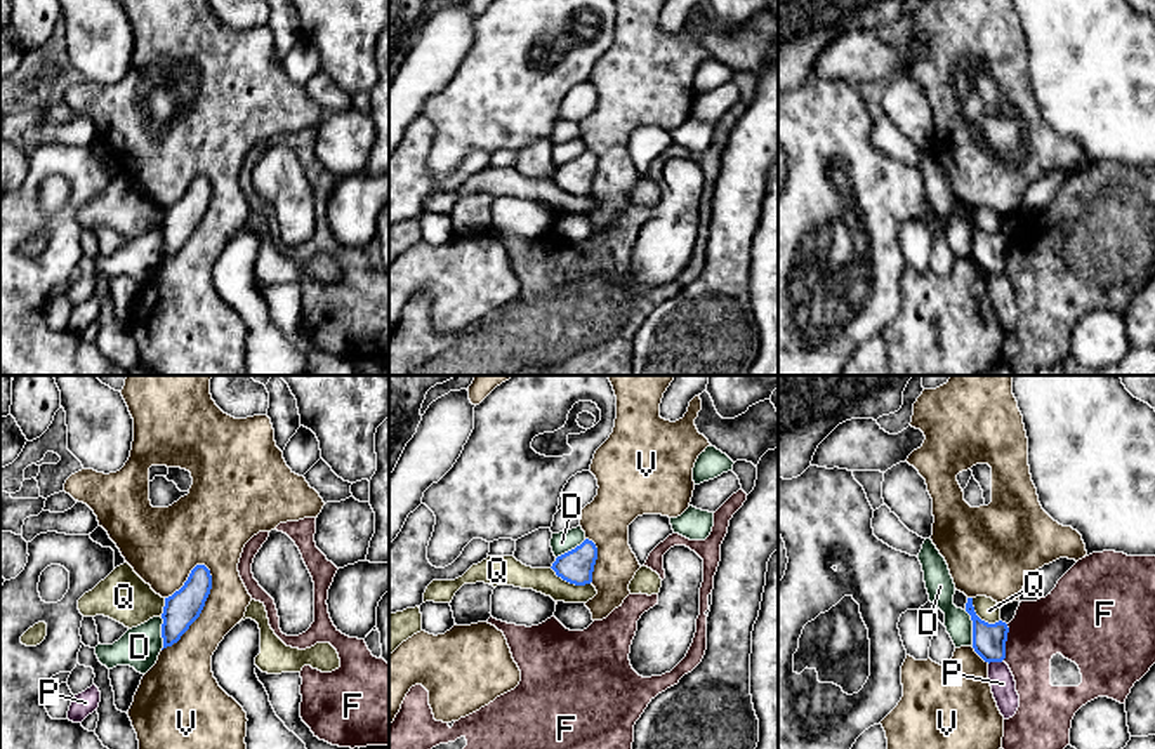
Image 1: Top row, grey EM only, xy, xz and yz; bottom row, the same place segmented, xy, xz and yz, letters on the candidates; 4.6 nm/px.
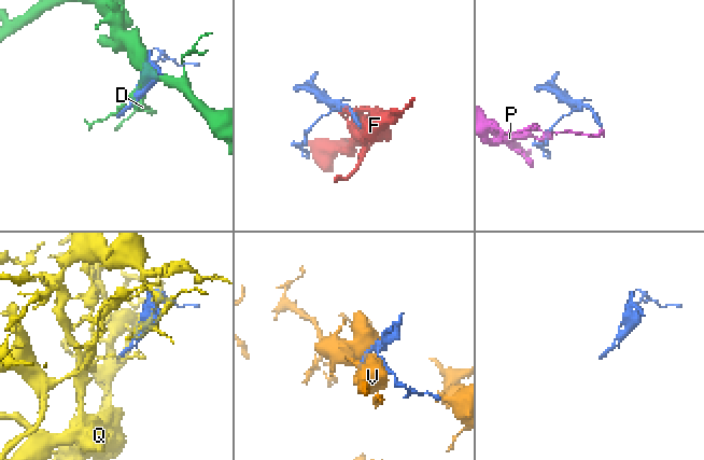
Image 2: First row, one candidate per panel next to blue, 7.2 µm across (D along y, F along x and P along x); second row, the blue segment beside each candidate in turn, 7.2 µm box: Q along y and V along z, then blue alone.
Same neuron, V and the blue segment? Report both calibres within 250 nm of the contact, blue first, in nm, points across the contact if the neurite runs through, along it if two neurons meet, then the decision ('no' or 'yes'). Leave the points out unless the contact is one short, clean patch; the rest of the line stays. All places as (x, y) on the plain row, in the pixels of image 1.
160/220 nm | no

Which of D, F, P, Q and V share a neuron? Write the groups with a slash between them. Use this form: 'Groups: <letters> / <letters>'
Groups: D / F / P / Q / V

